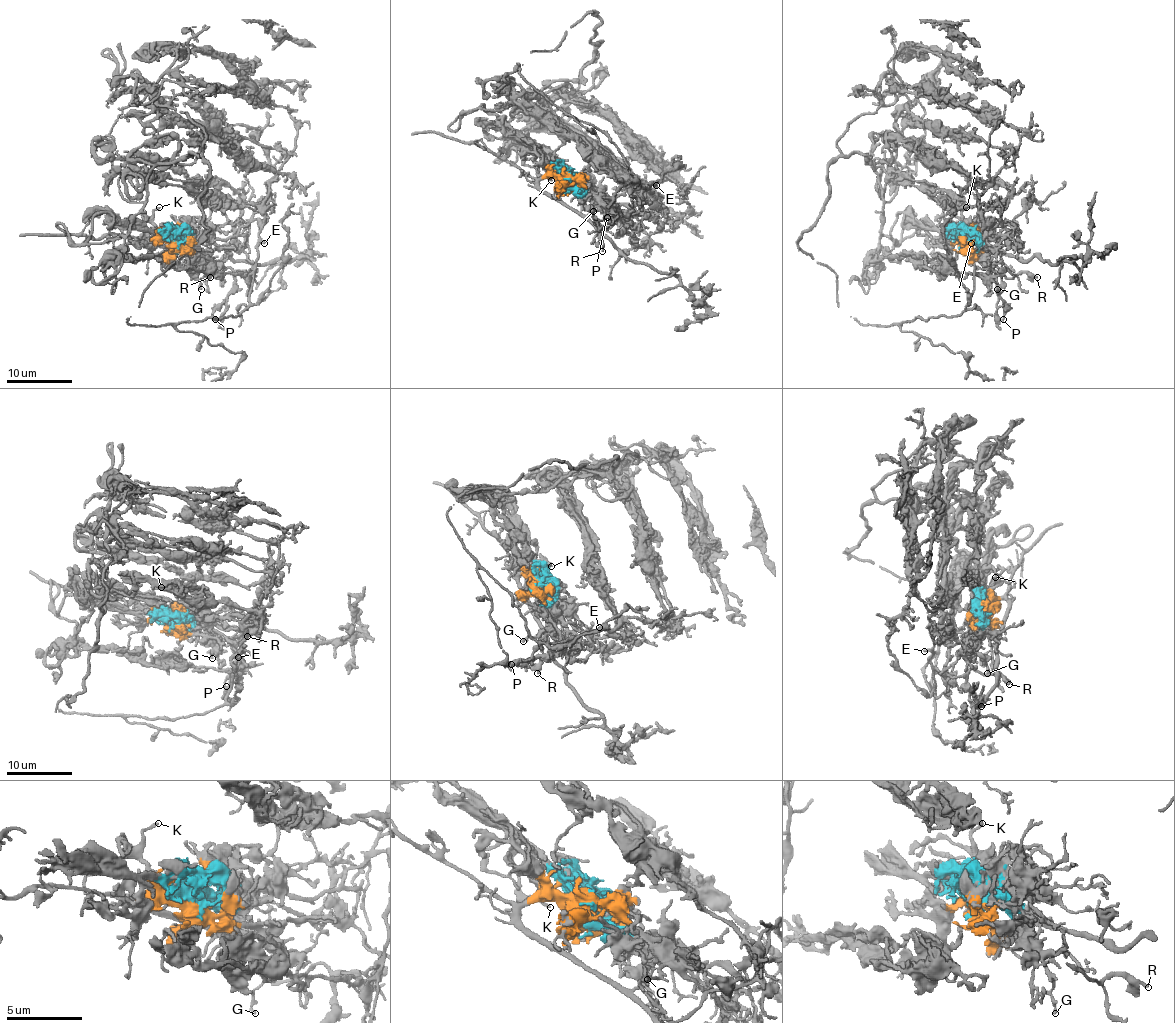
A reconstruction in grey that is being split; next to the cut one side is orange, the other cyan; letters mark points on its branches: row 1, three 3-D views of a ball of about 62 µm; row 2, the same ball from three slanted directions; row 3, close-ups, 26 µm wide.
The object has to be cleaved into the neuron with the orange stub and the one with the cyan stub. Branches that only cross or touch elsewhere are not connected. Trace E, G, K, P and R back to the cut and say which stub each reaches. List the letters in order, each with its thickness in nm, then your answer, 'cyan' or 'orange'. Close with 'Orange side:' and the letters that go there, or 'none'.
E: 180 nm | cyan
G: 190 nm | orange
K: 150 nm | orange
P: 100 nm | cyan
R: 240 nm | cyan
Orange side: G, K

